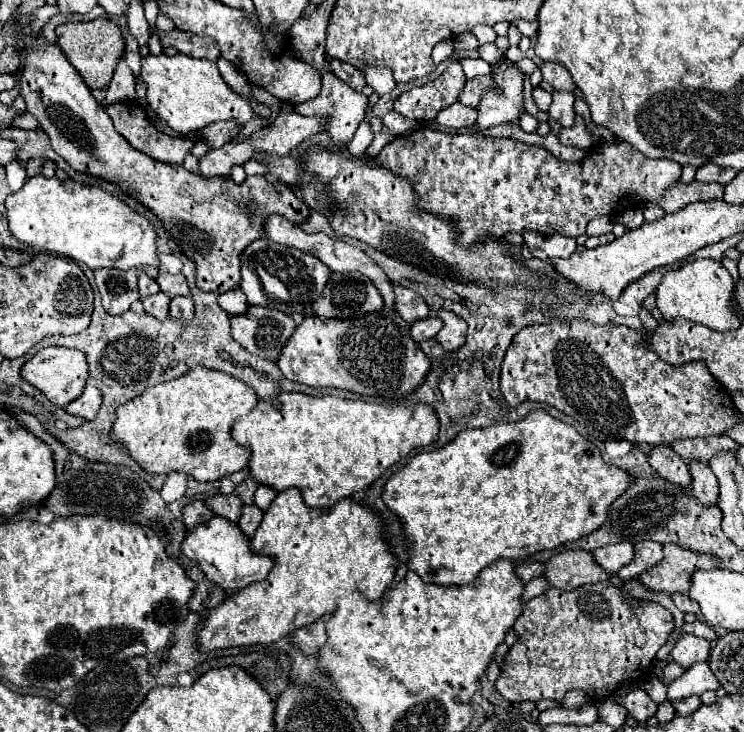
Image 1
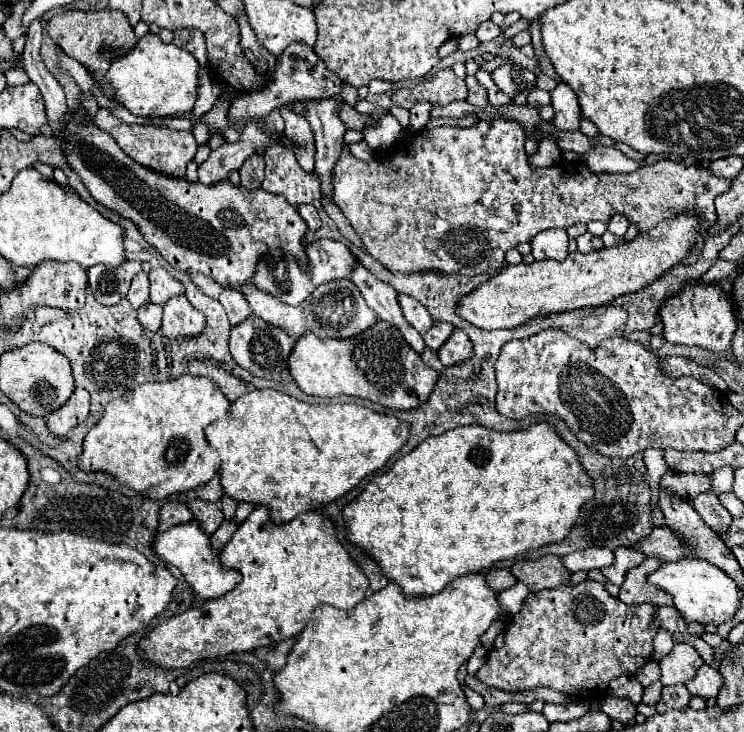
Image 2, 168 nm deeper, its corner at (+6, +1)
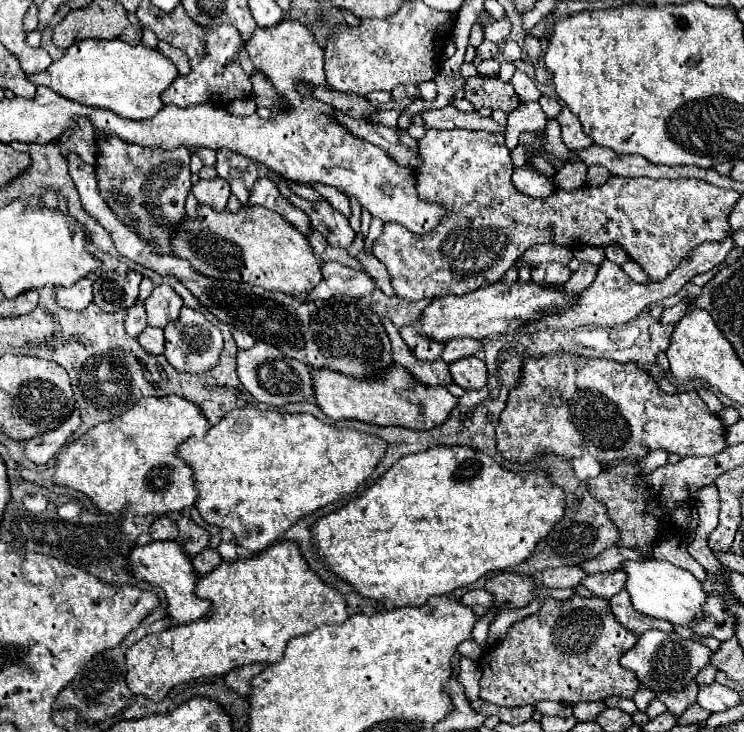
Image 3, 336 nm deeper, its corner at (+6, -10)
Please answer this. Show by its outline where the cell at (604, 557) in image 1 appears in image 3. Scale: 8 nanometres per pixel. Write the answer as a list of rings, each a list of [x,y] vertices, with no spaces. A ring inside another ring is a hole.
[[[559,566],[559,568],[545,568],[541,572],[541,584],[547,588],[573,588],[577,586],[587,574],[577,566]]]

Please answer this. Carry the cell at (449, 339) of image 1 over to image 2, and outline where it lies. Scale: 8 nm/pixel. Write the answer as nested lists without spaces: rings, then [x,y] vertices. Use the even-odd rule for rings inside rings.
[[[455,329],[453,335],[441,345],[441,349],[437,351],[439,353],[439,359],[445,367],[451,367],[459,361],[465,361],[471,357],[471,341],[469,337],[461,331],[461,329]]]

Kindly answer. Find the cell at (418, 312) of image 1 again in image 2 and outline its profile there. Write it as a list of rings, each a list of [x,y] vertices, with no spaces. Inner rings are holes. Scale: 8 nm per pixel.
[[[401,293],[401,295],[399,295],[399,305],[401,305],[401,309],[403,309],[405,319],[407,319],[421,335],[433,325],[433,319],[431,319],[429,311],[427,311],[421,303],[417,303],[415,297]]]

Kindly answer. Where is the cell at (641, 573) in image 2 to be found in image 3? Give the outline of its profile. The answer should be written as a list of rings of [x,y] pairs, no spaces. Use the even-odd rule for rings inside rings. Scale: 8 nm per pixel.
[[[621,590],[617,596],[613,596],[613,600],[609,600],[609,606],[611,606],[611,612],[617,618],[617,622],[623,628],[631,630],[635,636],[641,636],[645,630],[651,630],[651,628],[657,628],[657,630],[663,630],[663,632],[673,630],[673,624],[669,624],[667,620],[647,618],[647,616],[637,614],[633,610],[633,606],[629,602],[629,594],[625,590]]]

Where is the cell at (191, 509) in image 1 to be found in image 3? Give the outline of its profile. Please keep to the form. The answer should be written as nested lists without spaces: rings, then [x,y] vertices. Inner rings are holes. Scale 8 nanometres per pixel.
[[[161,516],[151,524],[149,534],[153,540],[175,540],[177,538],[177,526],[173,520]]]

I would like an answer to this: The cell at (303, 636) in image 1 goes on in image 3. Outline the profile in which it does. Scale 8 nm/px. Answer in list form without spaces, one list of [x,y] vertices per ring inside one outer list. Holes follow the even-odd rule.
[[[249,664],[249,666],[241,666],[231,670],[229,674],[223,676],[223,682],[227,688],[231,688],[233,692],[237,692],[239,696],[247,696],[249,694],[249,680],[253,676],[257,676],[257,672],[261,672],[265,666],[261,664]]]

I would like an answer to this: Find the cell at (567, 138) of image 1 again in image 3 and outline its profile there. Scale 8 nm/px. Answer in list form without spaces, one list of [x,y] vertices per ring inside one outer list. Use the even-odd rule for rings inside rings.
[[[529,166],[515,168],[515,172],[513,172],[513,184],[515,184],[515,188],[521,194],[531,196],[531,198],[547,198],[555,190],[553,178],[545,178],[539,172],[531,172]]]

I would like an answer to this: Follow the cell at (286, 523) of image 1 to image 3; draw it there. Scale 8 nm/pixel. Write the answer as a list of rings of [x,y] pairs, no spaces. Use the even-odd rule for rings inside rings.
[[[289,540],[277,542],[271,548],[251,558],[239,558],[233,564],[223,562],[209,576],[197,580],[195,594],[211,602],[209,612],[201,620],[195,620],[193,624],[185,624],[185,626],[173,626],[159,634],[149,634],[143,640],[135,642],[125,652],[125,662],[127,662],[125,682],[133,694],[145,696],[153,702],[161,702],[173,686],[189,680],[223,676],[233,668],[241,668],[251,662],[277,664],[283,656],[287,642],[293,636],[313,632],[321,624],[341,624],[349,616],[345,598],[337,590],[323,584],[309,570],[307,562],[301,558],[299,546]]]

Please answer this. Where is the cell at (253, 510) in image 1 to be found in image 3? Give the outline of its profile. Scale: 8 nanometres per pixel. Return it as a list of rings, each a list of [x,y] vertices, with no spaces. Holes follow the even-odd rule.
[[[205,548],[203,552],[199,552],[193,558],[193,570],[199,576],[205,576],[205,574],[213,572],[219,564],[221,564],[221,556],[217,556],[217,550],[213,550],[213,548]]]

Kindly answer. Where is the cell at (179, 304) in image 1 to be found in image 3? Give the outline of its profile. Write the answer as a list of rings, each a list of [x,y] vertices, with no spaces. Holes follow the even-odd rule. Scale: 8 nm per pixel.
[[[183,306],[181,316],[165,326],[165,358],[177,372],[187,374],[203,374],[213,370],[219,364],[219,356],[223,350],[223,336],[217,326],[213,326],[201,312]]]

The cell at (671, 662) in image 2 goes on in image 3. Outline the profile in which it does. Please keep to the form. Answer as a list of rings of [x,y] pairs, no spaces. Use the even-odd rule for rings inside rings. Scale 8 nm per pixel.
[[[693,680],[683,692],[661,694],[659,700],[665,702],[667,710],[669,710],[673,716],[681,716],[689,706],[693,706],[693,704],[697,702],[697,692],[699,692],[699,686],[697,686],[697,682]]]

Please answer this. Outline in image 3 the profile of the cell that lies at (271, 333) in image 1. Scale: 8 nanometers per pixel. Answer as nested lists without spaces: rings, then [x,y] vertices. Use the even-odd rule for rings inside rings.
[[[257,342],[249,350],[239,350],[237,374],[239,374],[241,384],[249,390],[249,394],[257,402],[263,402],[269,406],[285,406],[289,402],[315,402],[311,368],[307,364],[301,364],[295,358],[287,358],[283,352],[279,352],[271,344]]]

